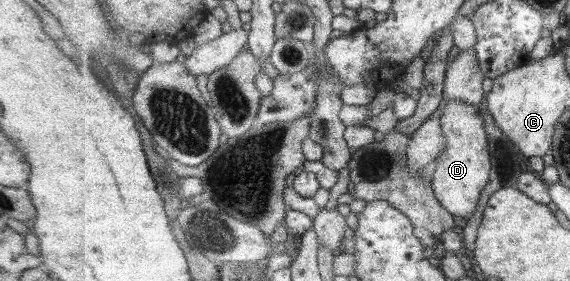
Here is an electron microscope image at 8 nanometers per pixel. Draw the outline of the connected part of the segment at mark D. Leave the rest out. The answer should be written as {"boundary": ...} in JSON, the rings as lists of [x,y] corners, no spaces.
{"boundary":[[[452,99],[444,107],[442,130],[448,145],[432,170],[432,183],[436,197],[452,215],[462,217],[466,222],[476,213],[480,197],[491,179],[492,154],[481,112],[478,106],[460,99]]]}

